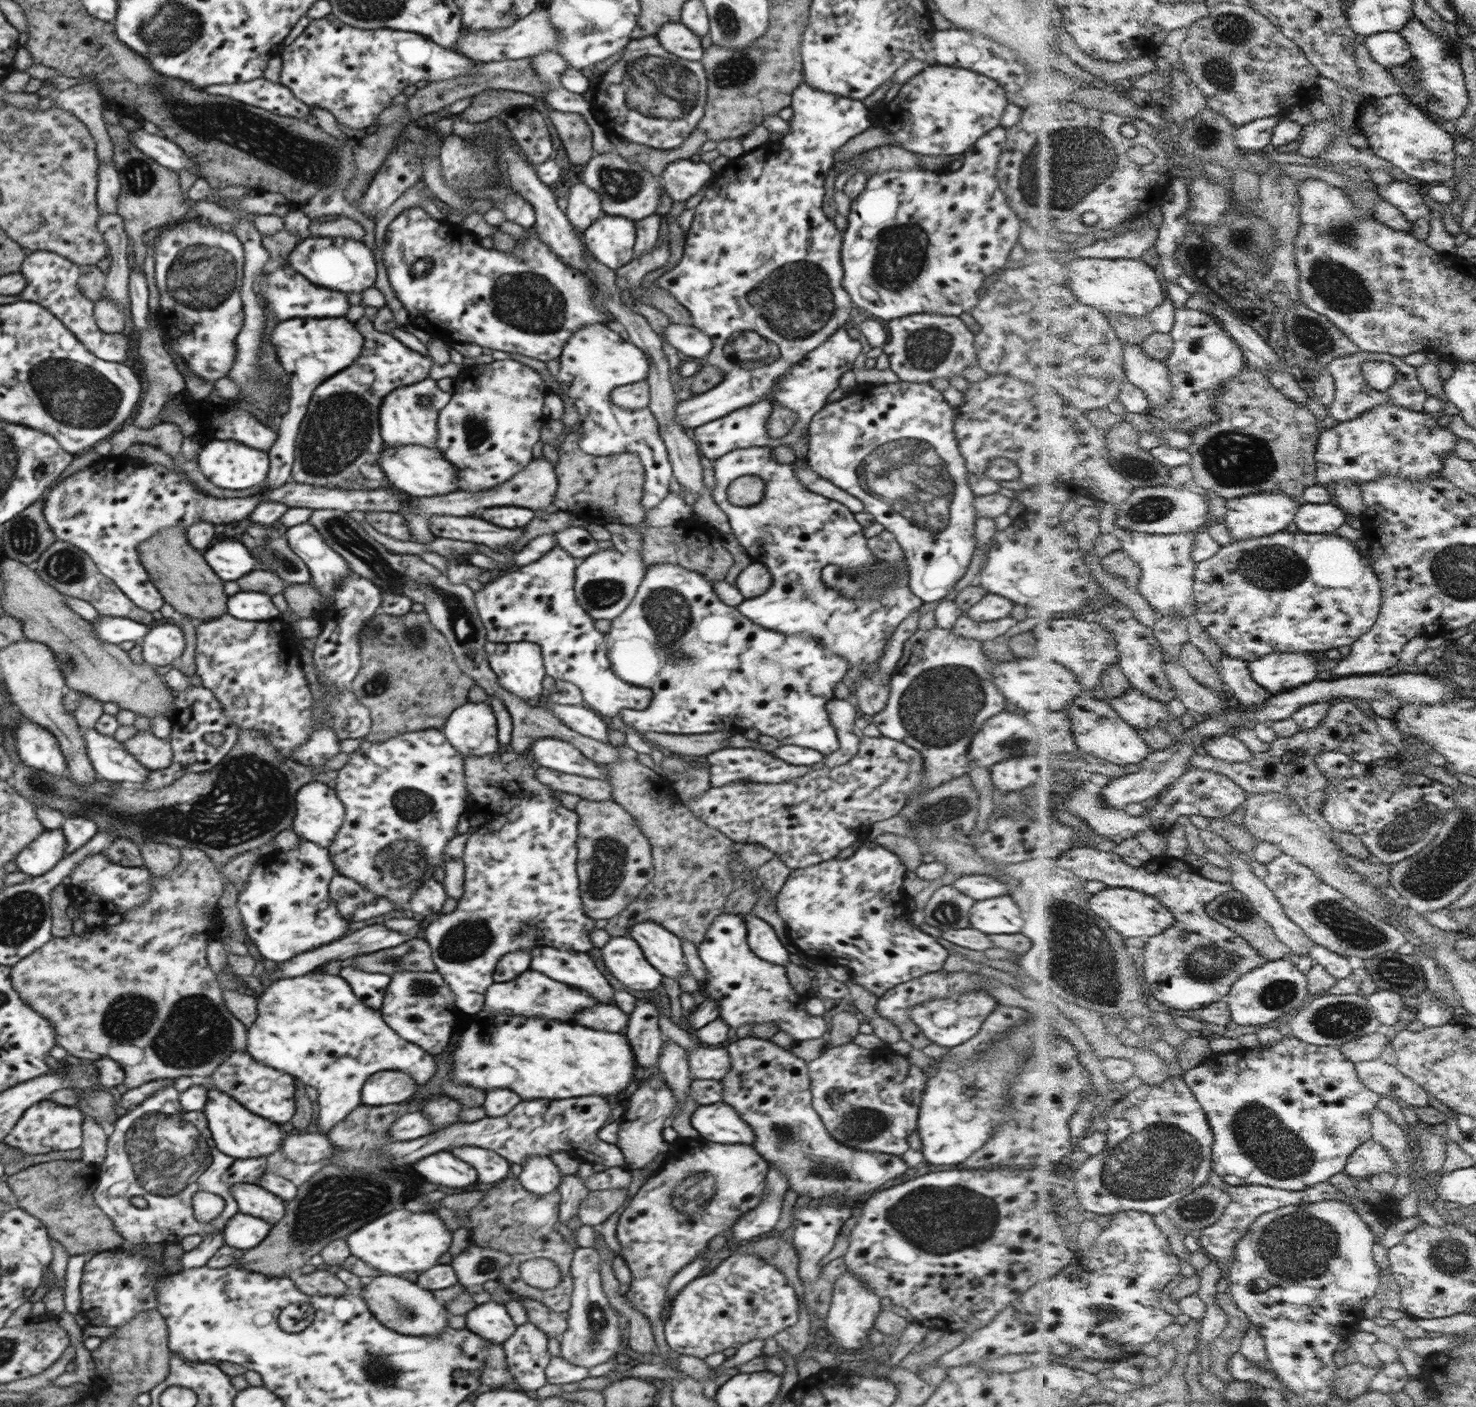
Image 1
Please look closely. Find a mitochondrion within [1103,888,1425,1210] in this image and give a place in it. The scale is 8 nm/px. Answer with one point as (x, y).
(1275, 1149)

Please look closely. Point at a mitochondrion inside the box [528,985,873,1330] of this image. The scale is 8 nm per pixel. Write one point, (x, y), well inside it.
(695, 1192)

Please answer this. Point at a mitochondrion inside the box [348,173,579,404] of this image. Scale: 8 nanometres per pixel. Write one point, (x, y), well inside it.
(529, 302)

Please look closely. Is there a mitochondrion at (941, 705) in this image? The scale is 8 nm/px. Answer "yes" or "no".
yes

